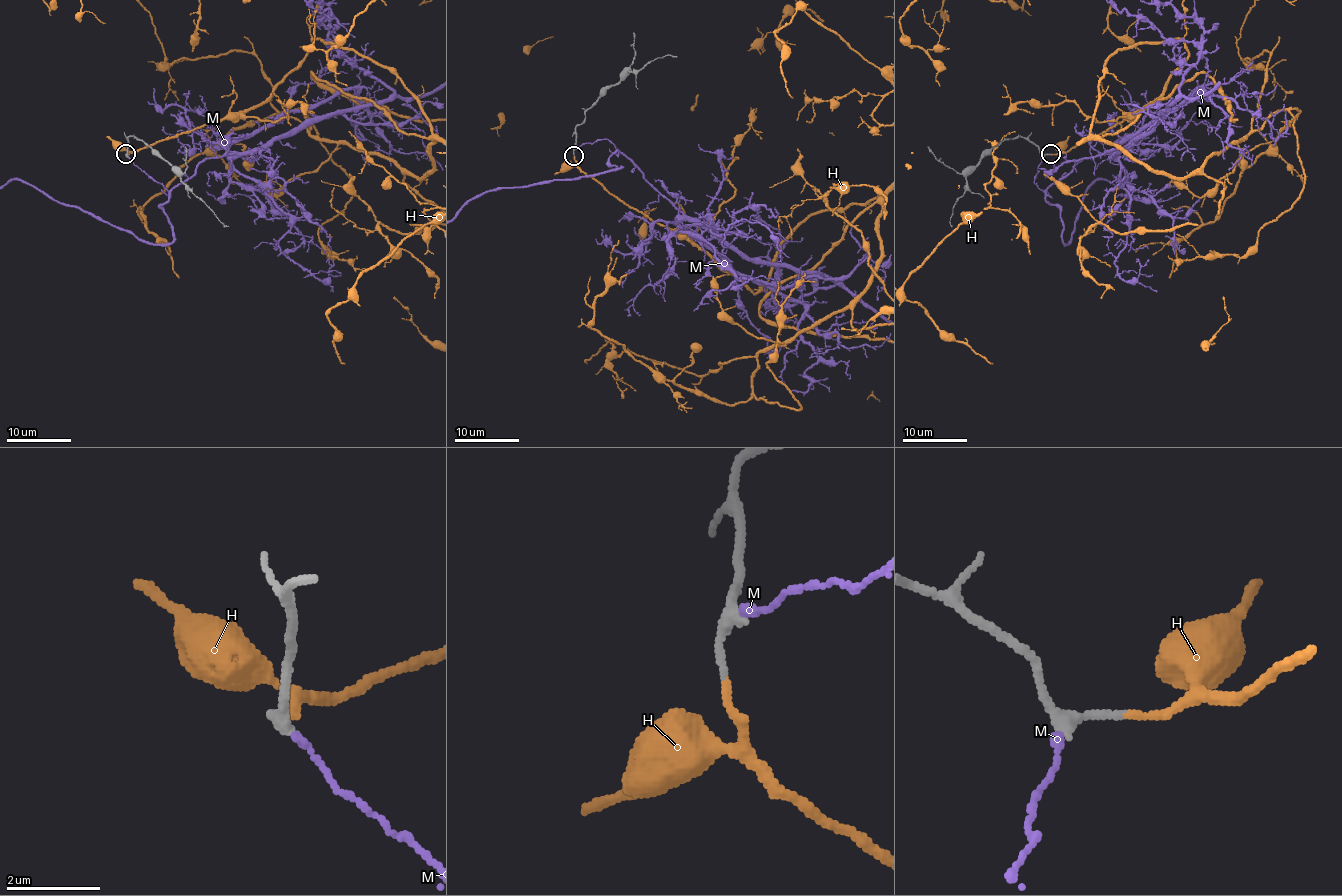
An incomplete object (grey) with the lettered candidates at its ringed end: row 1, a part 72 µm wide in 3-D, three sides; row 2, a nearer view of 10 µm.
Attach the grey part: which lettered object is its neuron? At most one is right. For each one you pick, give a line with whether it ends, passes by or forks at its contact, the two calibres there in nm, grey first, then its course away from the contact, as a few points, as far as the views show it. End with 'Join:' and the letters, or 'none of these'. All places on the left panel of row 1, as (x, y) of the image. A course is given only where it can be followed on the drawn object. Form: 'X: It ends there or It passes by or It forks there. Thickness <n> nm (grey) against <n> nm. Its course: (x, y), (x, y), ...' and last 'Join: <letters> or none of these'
H: It ends there. Thickness 150 nm (grey) against 140 nm
Join: H

